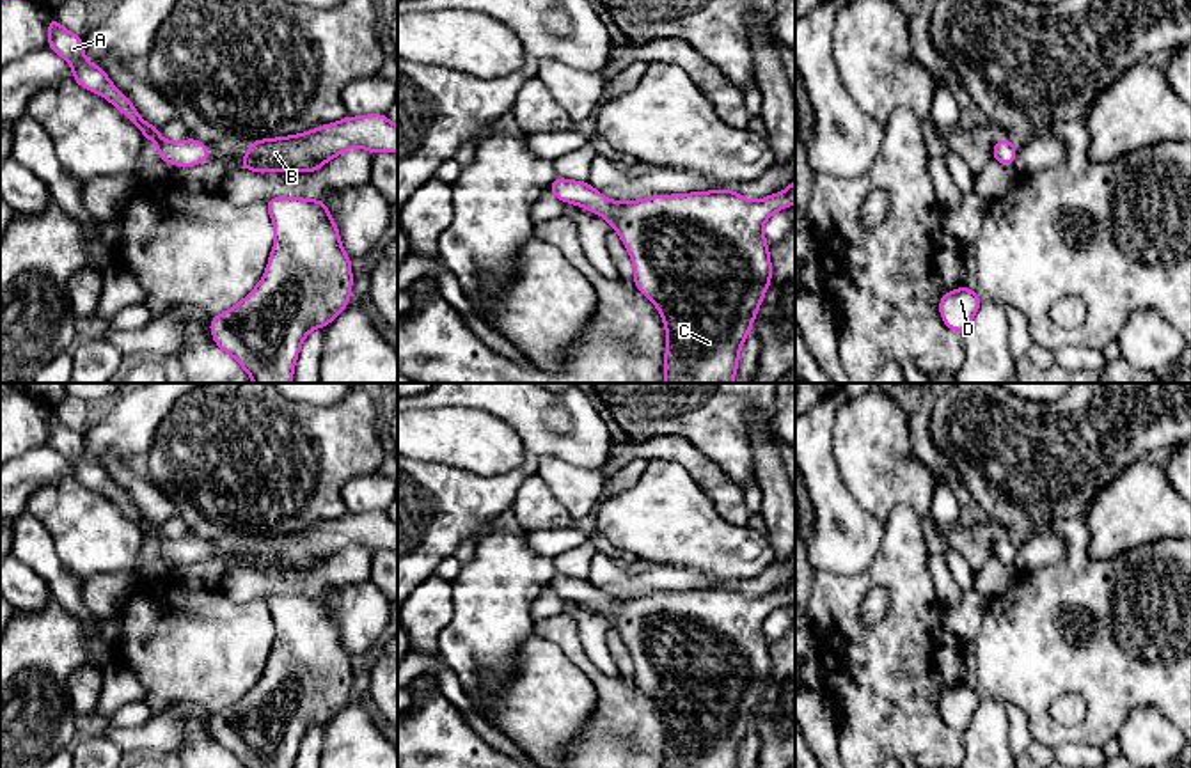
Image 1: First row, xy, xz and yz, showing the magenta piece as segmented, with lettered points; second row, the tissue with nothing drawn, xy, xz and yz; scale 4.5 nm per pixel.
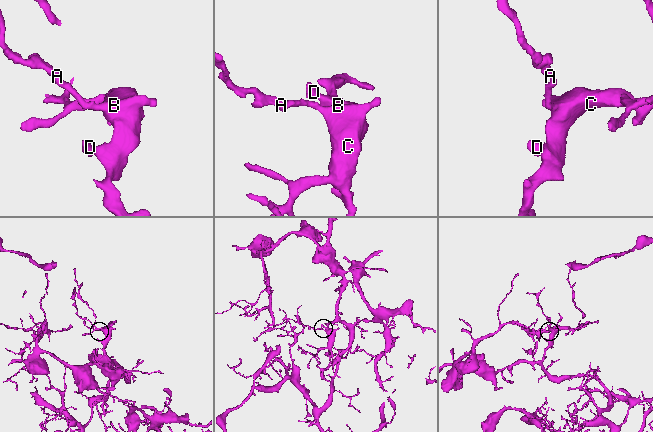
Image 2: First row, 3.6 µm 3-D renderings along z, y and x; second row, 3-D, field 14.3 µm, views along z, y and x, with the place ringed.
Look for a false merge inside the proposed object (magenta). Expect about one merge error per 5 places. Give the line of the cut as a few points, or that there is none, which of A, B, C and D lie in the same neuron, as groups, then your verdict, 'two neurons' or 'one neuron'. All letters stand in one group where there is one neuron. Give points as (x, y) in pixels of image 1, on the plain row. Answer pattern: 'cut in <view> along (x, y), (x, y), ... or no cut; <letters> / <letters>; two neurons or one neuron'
no cut; A B C D; one neuron

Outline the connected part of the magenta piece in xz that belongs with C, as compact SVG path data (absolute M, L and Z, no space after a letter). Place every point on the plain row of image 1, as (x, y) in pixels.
M561 573L547 589L603 614L619 631L634 660L634 683L659 704L667 729L664 768L738 766L740 745L772 678L763 621L795 601L795 575L786 589L760 598L747 598L728 585L616 600L586 578Z

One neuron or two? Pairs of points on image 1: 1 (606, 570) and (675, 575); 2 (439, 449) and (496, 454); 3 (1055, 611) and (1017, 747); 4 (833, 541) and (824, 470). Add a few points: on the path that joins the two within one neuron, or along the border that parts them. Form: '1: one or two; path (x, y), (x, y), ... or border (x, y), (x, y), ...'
1: one; path (623, 582), (657, 580)
2: one; path (453, 449), (481, 449)
3: two; border (1007, 705), (1014, 705), (1025, 715), (1033, 742)
4: one; path (831, 524), (829, 493), (826, 488)

